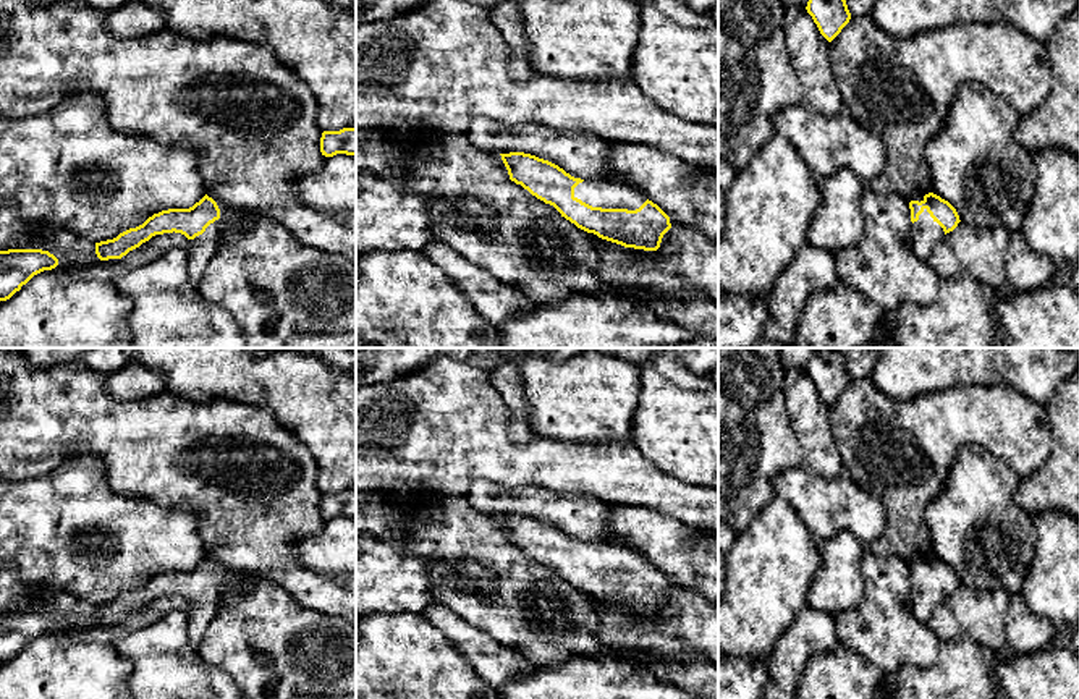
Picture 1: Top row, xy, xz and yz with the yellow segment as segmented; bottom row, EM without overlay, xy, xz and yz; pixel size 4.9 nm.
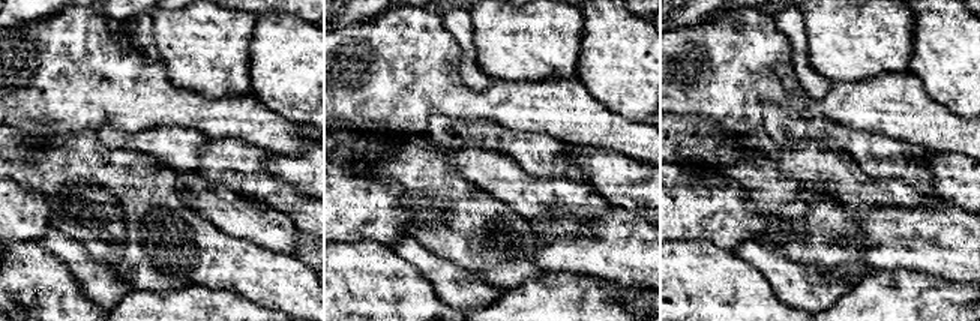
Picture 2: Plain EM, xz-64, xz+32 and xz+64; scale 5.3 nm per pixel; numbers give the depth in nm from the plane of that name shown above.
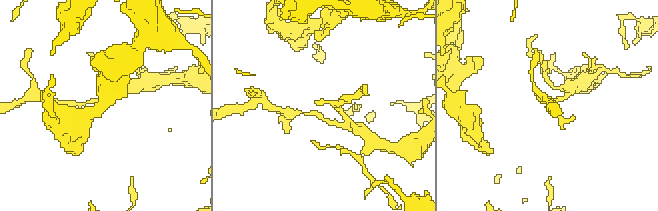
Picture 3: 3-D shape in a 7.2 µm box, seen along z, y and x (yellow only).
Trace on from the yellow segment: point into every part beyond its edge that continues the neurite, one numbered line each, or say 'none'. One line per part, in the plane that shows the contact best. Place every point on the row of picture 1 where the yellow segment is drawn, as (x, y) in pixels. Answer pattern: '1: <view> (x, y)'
1: xz (599, 193)

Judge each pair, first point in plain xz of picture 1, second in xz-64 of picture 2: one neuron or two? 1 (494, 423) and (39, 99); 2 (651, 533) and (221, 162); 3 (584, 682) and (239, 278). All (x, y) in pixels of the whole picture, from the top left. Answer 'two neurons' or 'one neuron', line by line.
1: one neuron
2: one neuron
3: two neurons

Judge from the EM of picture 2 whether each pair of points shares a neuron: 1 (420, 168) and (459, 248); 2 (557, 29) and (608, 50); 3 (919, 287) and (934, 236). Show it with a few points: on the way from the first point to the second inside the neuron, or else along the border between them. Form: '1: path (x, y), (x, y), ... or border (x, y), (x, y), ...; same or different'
1: path (434, 188), (458, 210), (459, 228); same
2: border (583, 15), (583, 45), (575, 72); different
3: border (887, 270), (923, 270), (956, 282); different

